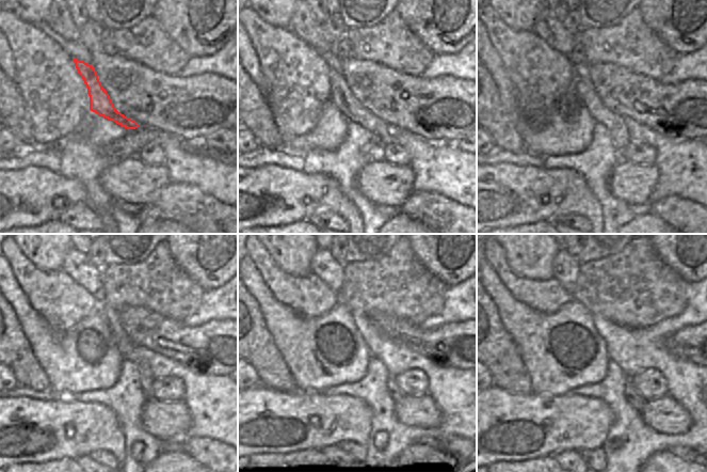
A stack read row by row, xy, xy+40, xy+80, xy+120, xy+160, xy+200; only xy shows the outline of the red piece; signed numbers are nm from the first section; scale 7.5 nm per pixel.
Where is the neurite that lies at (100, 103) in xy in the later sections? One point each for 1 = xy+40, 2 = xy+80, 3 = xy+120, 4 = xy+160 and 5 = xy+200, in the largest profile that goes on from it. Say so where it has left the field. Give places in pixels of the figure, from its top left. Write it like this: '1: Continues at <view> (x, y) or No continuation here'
1: Continues at xy+40 (340, 94)
2: Continues at xy+80 (582, 85)
3: Continues at xy+120 (124, 344)
4: Continues at xy+160 (394, 391)
5: Continues at xy+200 (631, 394)

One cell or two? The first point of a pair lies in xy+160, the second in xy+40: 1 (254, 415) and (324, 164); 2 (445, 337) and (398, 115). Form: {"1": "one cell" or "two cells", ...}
{"1": "two cells", "2": "one cell"}

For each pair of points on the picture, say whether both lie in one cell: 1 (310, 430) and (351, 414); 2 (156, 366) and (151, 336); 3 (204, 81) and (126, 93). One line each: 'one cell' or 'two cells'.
1: one cell
2: two cells
3: one cell

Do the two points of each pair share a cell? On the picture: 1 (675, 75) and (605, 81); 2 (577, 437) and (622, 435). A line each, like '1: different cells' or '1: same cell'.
1: different cells
2: different cells

